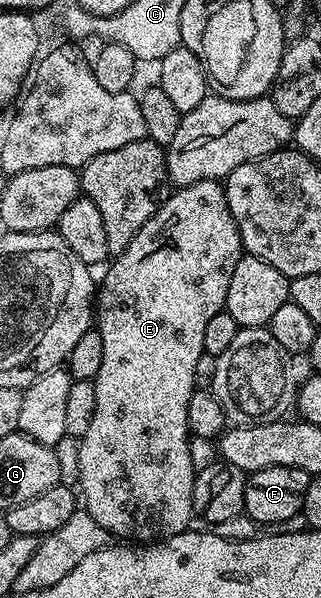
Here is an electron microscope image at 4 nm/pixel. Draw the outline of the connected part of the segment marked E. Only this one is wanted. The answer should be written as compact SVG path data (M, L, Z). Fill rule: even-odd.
M204 178L190 186L183 186L172 191L168 197L158 205L157 210L135 232L135 240L127 244L127 248L121 254L116 255L108 263L109 271L105 279L100 279L99 289L95 294L95 328L103 336L103 365L99 367L96 378L93 379L95 388L95 417L91 420L91 428L79 440L79 498L83 508L91 516L91 520L98 522L114 539L128 540L133 544L148 544L184 534L190 529L189 521L194 521L193 512L193 480L195 468L191 464L191 448L189 447L190 433L187 424L187 404L191 400L194 389L197 386L195 376L195 364L199 364L199 356L205 353L203 348L203 331L211 316L215 316L220 310L224 310L227 300L227 288L231 285L231 272L235 272L235 264L243 256L243 247L239 228L227 208L227 196L225 187L220 181L212 178Z

